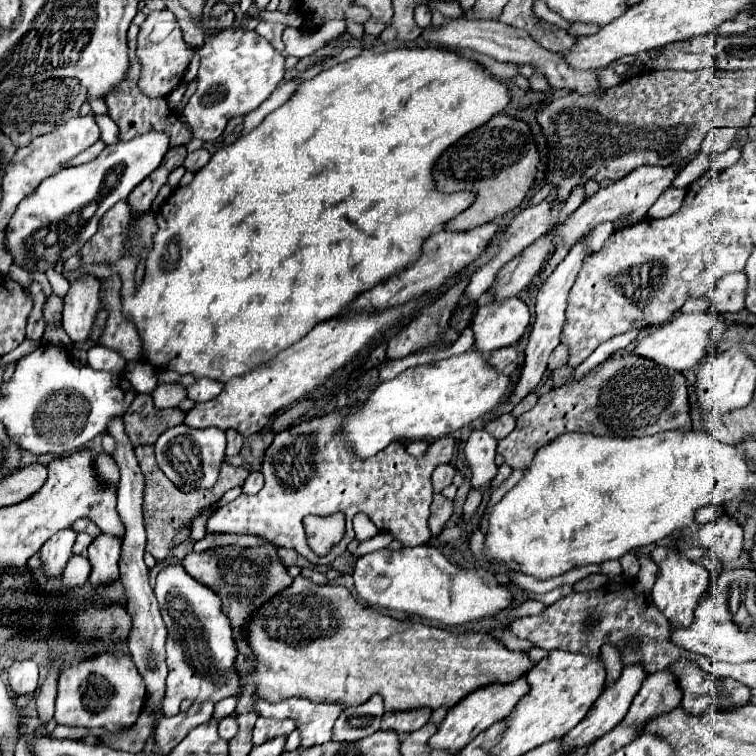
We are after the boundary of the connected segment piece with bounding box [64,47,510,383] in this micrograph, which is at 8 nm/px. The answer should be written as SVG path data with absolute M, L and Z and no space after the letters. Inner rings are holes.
M398 47L398 49L388 49L388 51L382 51L382 53L376 53L376 51L372 51L372 49L364 49L358 57L348 59L348 61L344 61L344 63L338 63L338 65L334 65L334 67L330 67L330 69L324 69L324 71L320 71L314 79L310 79L310 81L302 81L300 87L294 91L294 95L292 95L284 105L280 105L276 111L272 111L272 113L270 113L270 115L268 115L252 133L248 133L246 137L234 141L232 145L228 145L228 147L216 151L216 153L212 155L212 159L194 175L194 179L192 179L190 185L186 185L186 187L176 187L176 189L174 189L174 193L162 203L162 207L160 207L160 211L158 211L158 229L160 229L160 231L154 235L154 249L152 249L152 251L144 251L146 273L144 273L144 283L142 283L136 291L134 291L134 269L136 269L136 263L138 263L138 261L136 261L134 257L132 257L132 259L126 257L126 259L122 259L120 263L114 263L112 267L110 267L110 265L82 265L73 274L66 274L64 277L69 280L72 276L74 278L78 277L78 275L91 274L99 280L105 280L112 275L120 275L120 277L122 277L122 289L120 289L120 295L122 295L122 309L124 309L124 315L128 315L128 317L136 323L136 327L138 327L138 333L140 333L140 337L142 337L142 341L144 341L144 359L150 361L152 365L156 365L158 369L172 369L172 371L176 371L176 373L180 373L180 375L192 373L196 379L200 379L200 377L210 377L210 379L216 379L216 381L226 383L228 379L232 379L232 377L236 377L236 375L244 375L244 373L248 373L248 371L252 371L252 369L256 369L256 367L260 367L260 365L272 361L280 351L288 349L292 343L298 343L304 335L308 335L308 331L312 331L314 325L322 323L324 319L336 317L336 315L338 315L344 307L348 307L358 295L362 295L362 293L374 289L378 283L388 281L390 277L394 277L394 275L396 275L398 271L402 271L404 267L410 267L412 263L416 263L416 261L420 259L420 255L422 255L422 245L424 245L424 241L426 241L432 233L436 233L438 229L442 229L442 227L444 227L450 219L454 219L460 211L468 209L468 207L472 205L472 199L476 197L476 195L472 195L472 191L462 191L462 193L460 193L460 191L458 191L458 193L442 193L442 191L436 191L436 187L432 187L432 163L436 163L436 159L440 159L440 155L450 147L450 143L456 143L456 139L468 135L468 131L474 131L476 127L482 127L484 123L488 123L488 119L492 119L494 115L498 115L500 111L504 111L508 103L510 103L510 89L508 89L506 83L502 83L502 81L498 81L496 77L488 75L482 63L478 63L478 61L474 61L474 59L462 55L462 53L456 53L456 51L452 51L452 49L446 49L446 47Z

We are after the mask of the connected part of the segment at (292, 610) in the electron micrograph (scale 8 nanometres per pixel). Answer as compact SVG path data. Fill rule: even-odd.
M294 577L292 585L288 585L288 589L280 591L280 595L274 595L268 603L264 603L262 607L256 609L256 613L252 613L252 617L248 619L248 623L242 629L242 637L248 643L250 651L252 651L252 669L248 663L248 657L238 651L236 657L236 673L240 675L240 683L242 687L246 685L256 685L256 699L264 699L268 703L278 703L282 699L288 697L308 697L312 701L340 701L344 705L360 705L364 703L370 695L380 693L384 697L384 709L386 711L406 711L406 709L416 709L416 707L430 707L430 709L438 709L440 705L456 705L464 695L468 695L470 691L484 687L488 683L510 683L514 679L518 679L520 675L524 675L526 671L530 671L530 667L534 667L534 663L528 659L526 653L514 653L508 651L502 643L498 643L490 633L470 633L470 631L450 631L450 629L440 629L440 627L432 627L432 625L422 625L422 623L404 623L398 621L390 615L382 615L370 607L364 607L362 603L358 603L352 593L346 587L336 587L336 585L314 585L312 581L304 579L304 577Z

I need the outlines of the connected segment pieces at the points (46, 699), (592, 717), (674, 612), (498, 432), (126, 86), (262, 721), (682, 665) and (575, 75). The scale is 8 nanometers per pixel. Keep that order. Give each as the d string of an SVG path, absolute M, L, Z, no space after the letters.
M52 669L50 675L46 677L40 695L36 699L38 703L38 715L42 721L48 721L54 715L54 699L56 699L56 681L58 681L58 671Z
M636 663L636 665L626 665L626 667L622 669L620 677L618 677L612 685L608 685L608 687L602 691L602 695L596 699L596 703L592 705L592 709L588 711L588 715L564 737L564 741L566 741L566 751L564 751L564 755L566 755L568 751L580 747L580 745L588 745L588 743L600 739L604 733L608 733L610 729L614 729L614 727L624 719L624 715L626 715L626 711L628 711L628 707L630 707L634 695L638 693L642 681L646 679L646 675L648 675L648 673L646 673L646 669L644 669L640 663Z
M674 545L670 555L658 565L660 567L658 579L656 579L650 595L652 595L652 603L656 603L658 611L668 619L668 623L672 627L690 627L692 619L694 619L694 609L698 607L704 593L708 593L708 587L712 585L712 577L706 571L706 567L680 557L676 551L678 551L678 547Z
M504 413L504 415L488 421L484 425L484 429L496 439L504 439L510 431L514 431L514 425L516 425L516 417L512 413Z
M136 59L136 65L132 67L132 73L128 71L128 79L116 87L116 91L112 91L108 97L106 97L106 105L108 105L108 115L120 125L120 139L122 141L130 141L138 135L144 135L148 131L164 131L170 135L170 147L174 145L186 145L192 135L190 131L182 125L182 121L166 107L166 101L164 97L148 97L144 95L140 89L138 89L138 79L140 79L140 61Z
M258 717L256 727L254 727L254 745L260 745L268 739L274 739L276 735L288 735L296 729L296 721L294 719L268 719L268 717Z
M680 657L676 663L672 663L672 667L668 667L668 671L674 675L678 687L682 689L682 709L690 715L704 715L708 713L708 709L712 705L716 705L718 709L732 709L732 707L744 707L750 703L750 689L738 681L732 679L716 679L712 675L708 675L704 669L696 667L696 663L688 657Z
M456 17L456 19L446 19L440 27L424 27L422 35L424 41L430 43L440 43L440 45L452 45L452 47L468 47L476 53L486 53L494 57L496 61L510 61L510 63L520 63L520 65L532 65L534 69L542 71L542 75L548 79L548 83L554 89L570 89L580 95L604 95L608 89L600 83L598 71L588 69L588 71L576 71L568 67L566 59L560 53L544 49L540 43L536 43L526 31L498 23L498 21L482 21L482 19L466 19L466 17Z

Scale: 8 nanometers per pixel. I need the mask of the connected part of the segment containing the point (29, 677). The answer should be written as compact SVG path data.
M14 661L8 669L8 683L16 695L32 693L38 685L38 665L34 661Z

